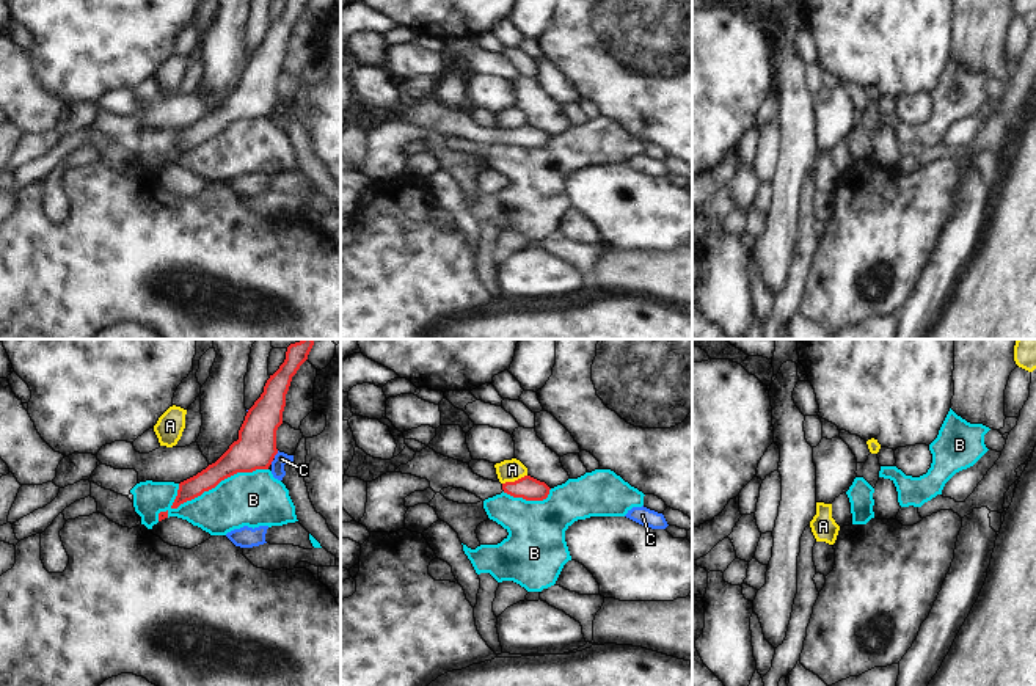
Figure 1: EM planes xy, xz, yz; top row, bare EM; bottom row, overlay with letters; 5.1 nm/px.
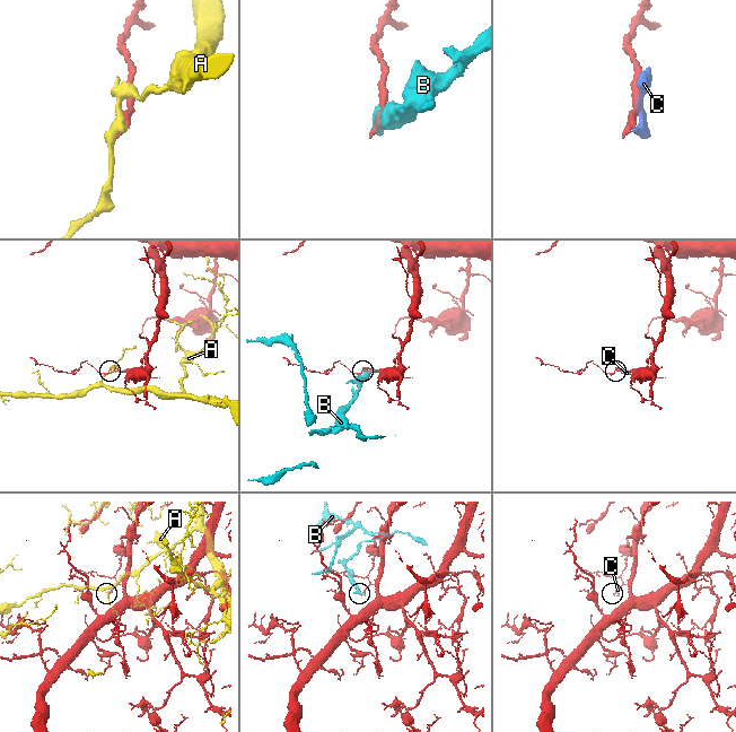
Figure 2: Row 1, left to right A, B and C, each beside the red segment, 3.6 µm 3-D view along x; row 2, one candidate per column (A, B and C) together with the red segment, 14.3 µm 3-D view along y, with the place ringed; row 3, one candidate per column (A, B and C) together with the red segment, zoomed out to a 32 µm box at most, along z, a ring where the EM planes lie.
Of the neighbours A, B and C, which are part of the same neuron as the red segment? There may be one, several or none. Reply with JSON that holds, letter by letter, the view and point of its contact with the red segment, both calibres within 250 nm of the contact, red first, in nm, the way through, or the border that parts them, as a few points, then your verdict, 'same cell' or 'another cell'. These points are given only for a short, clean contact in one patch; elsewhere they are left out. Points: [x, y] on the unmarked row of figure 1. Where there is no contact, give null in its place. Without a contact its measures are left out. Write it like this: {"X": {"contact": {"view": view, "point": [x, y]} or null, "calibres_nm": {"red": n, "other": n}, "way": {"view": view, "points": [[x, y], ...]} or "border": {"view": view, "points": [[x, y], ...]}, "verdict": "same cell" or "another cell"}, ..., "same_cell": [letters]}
{"A": {"contact": {"view": "xz", "point": [515, 129]}, "calibres_nm": {"red": 120, "other": 110}, "border": {"view": "xz", "points": [[526, 123], [503, 132]]}, "verdict": "another cell"}, "B": {"contact": {"view": "xy", "point": [218, 131]}, "calibres_nm": {"red": 200, "other": 280}, "verdict": "another cell"}, "C": {"contact": {"view": "xy", "point": [277, 101]}, "calibres_nm": {"red": 200, "other": 70}, "border": {"view": "xy", "points": [[278, 99], [273, 105]]}, "verdict": "another cell"}, "same_cell": []}

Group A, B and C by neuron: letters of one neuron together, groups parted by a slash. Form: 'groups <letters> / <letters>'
groups A / B / C

